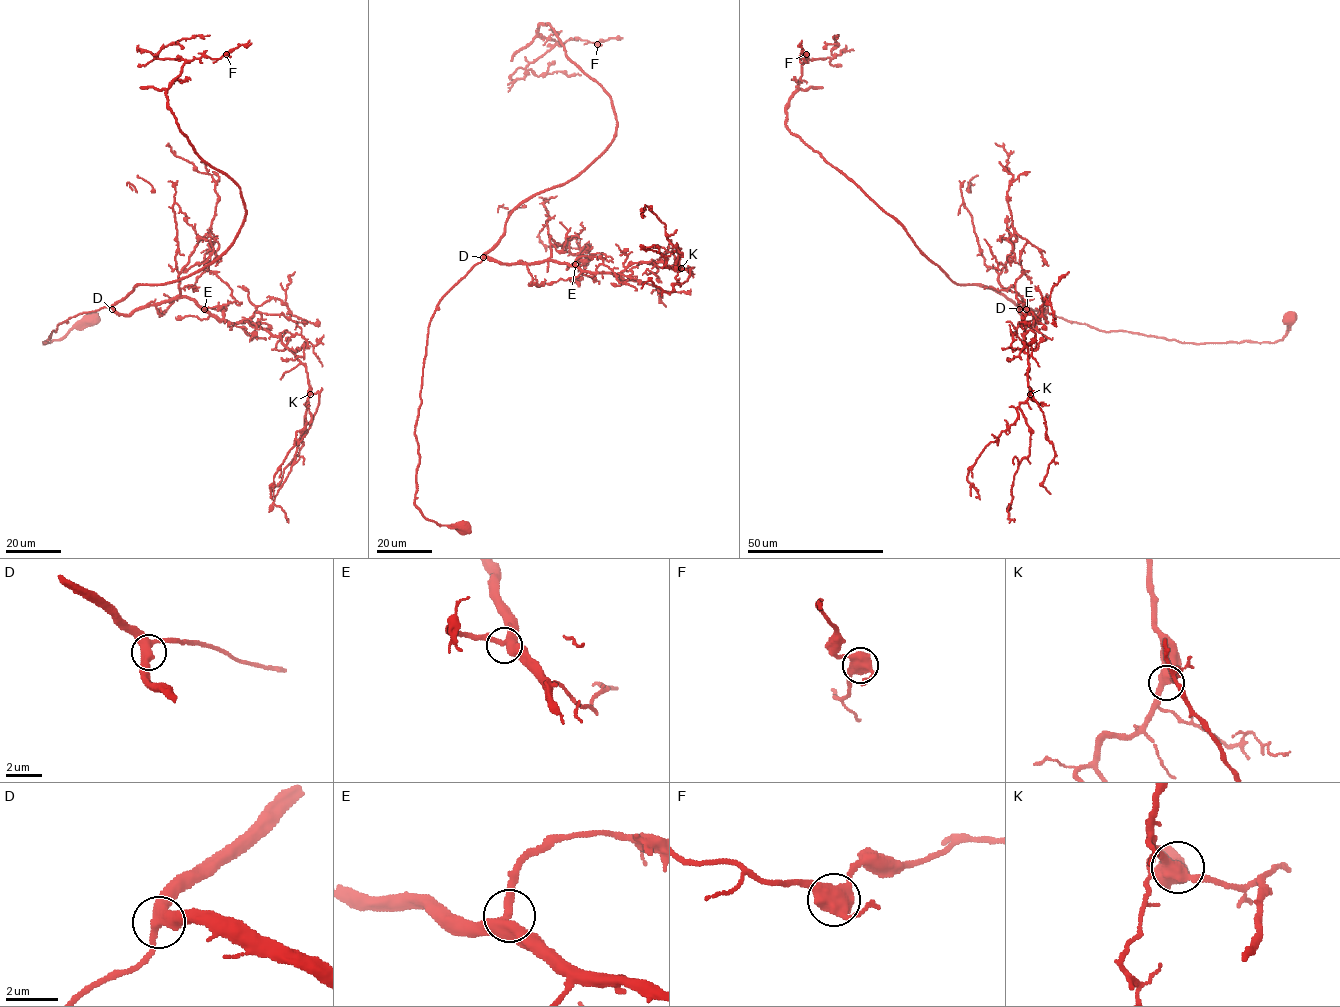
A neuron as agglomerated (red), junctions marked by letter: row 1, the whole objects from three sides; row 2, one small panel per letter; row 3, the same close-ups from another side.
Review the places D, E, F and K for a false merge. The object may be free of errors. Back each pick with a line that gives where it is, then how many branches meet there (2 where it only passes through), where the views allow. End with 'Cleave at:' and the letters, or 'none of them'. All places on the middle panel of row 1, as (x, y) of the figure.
Cleave at: none of them

